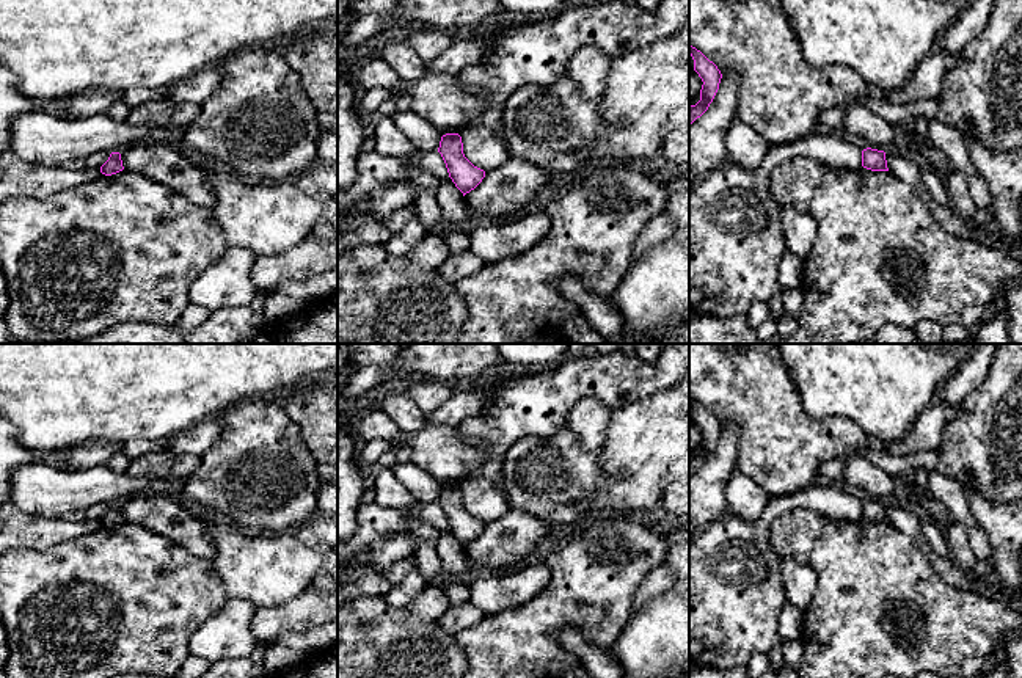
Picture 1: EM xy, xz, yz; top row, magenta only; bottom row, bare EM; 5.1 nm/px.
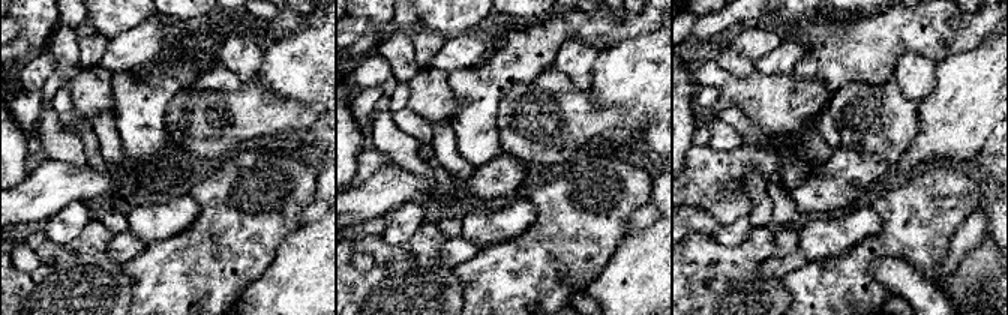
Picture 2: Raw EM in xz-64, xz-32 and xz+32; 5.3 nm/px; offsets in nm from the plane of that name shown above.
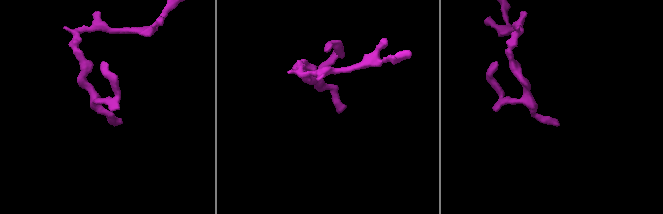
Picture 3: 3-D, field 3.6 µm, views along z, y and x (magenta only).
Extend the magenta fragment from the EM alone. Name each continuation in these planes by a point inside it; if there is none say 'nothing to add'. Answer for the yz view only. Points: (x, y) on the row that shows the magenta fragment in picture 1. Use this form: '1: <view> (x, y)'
nothing to add

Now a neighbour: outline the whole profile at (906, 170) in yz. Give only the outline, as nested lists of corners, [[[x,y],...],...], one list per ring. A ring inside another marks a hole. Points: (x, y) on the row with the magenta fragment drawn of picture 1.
[[[895,149],[885,151],[885,160],[889,171],[898,179],[911,184],[920,199],[928,206],[936,221],[948,232],[962,239],[976,239],[976,228],[972,221],[964,220],[951,206],[942,206],[933,199],[922,179],[922,170],[915,162],[906,159]]]

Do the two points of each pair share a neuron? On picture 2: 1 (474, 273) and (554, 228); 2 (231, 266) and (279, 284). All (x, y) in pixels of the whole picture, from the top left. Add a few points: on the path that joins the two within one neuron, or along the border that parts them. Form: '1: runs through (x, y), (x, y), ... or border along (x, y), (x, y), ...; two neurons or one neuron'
1: runs through (494, 273), (509, 273), (534, 248); one neuron
2: border along (279, 246), (272, 263), (236, 299); two neurons

